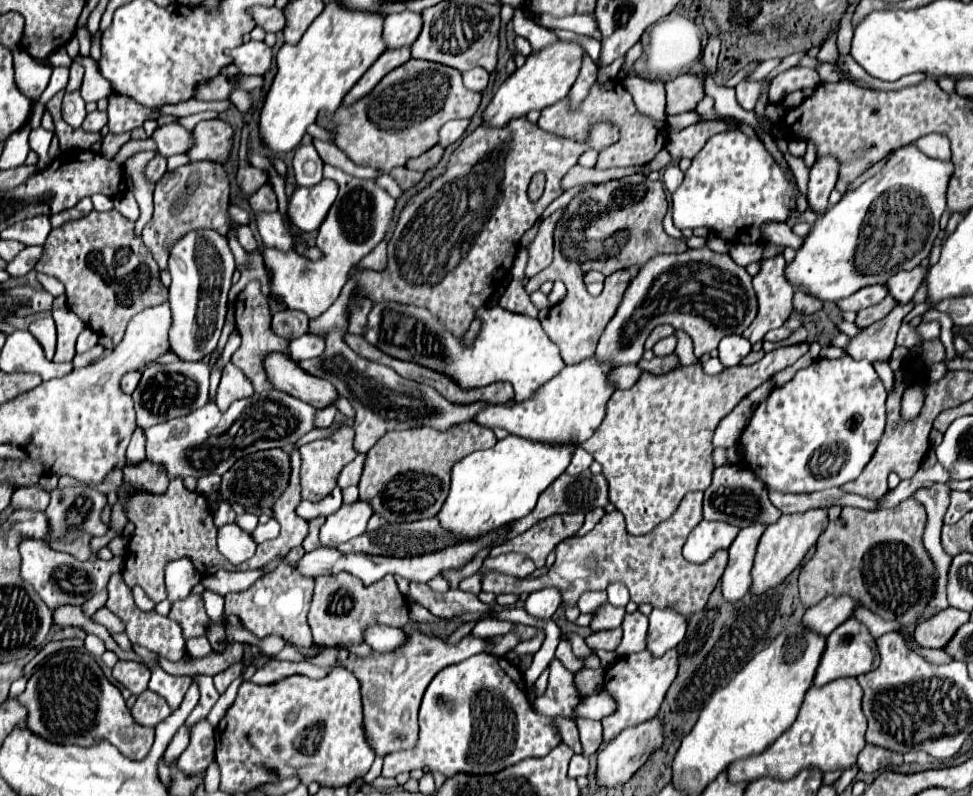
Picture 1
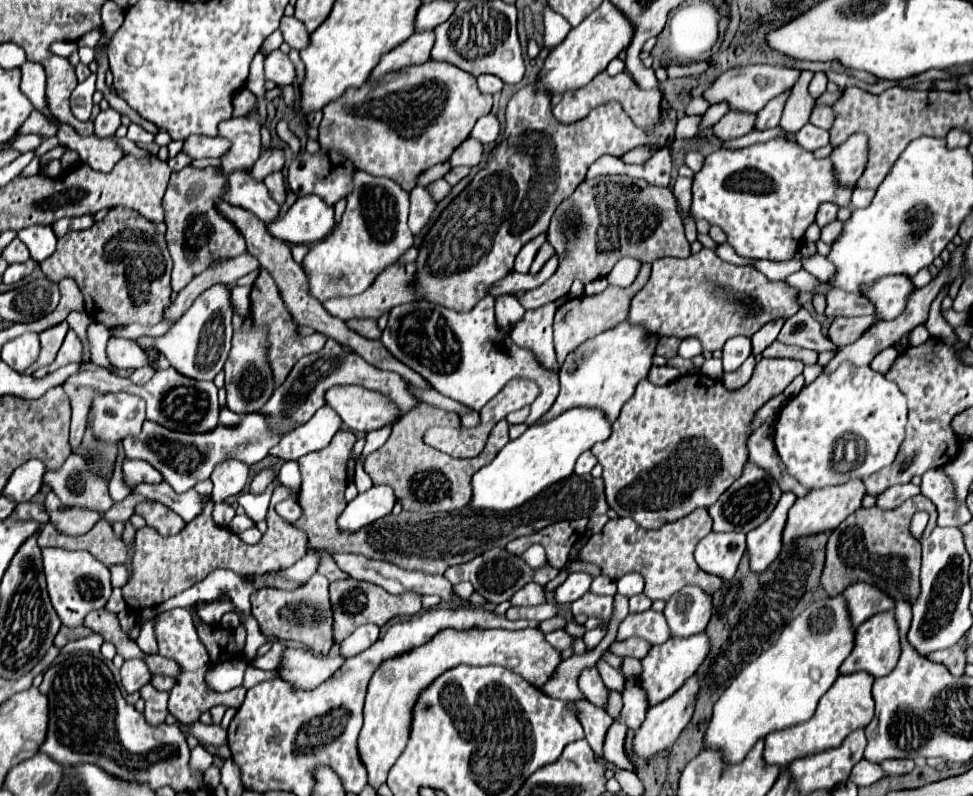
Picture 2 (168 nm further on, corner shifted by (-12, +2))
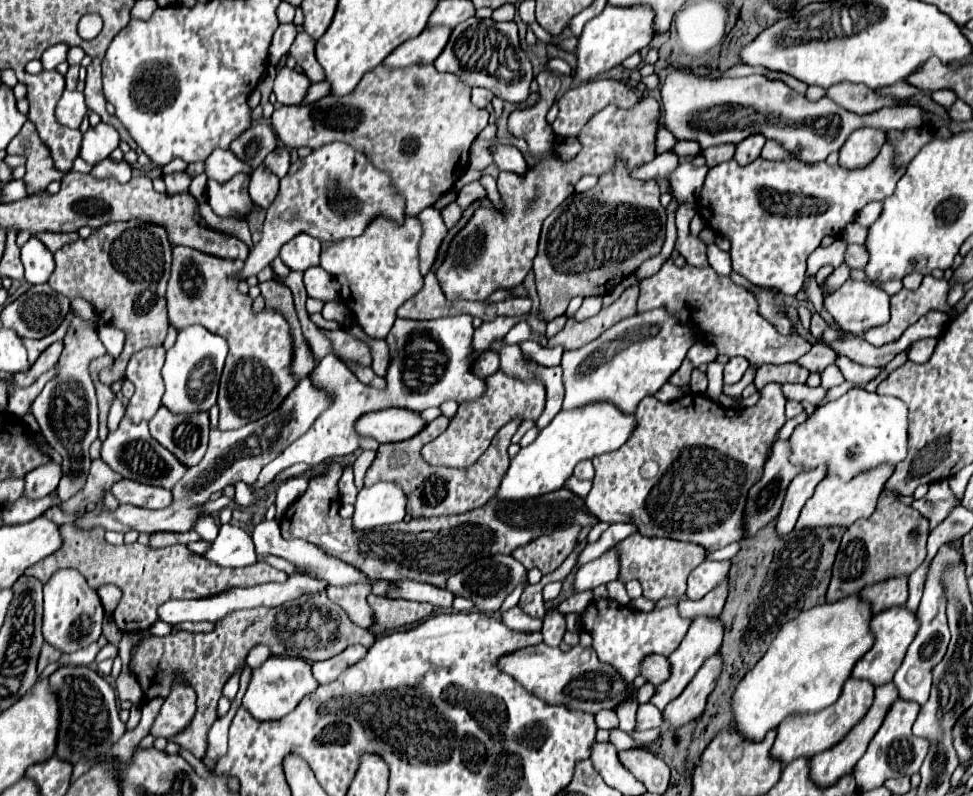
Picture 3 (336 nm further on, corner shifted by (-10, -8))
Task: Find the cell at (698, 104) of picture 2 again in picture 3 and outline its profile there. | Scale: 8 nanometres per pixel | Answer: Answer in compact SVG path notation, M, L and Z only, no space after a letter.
M661 126L656 137L656 154L660 155L663 152L671 149L675 144L677 143L677 140L675 140L673 134L669 132L665 127Z

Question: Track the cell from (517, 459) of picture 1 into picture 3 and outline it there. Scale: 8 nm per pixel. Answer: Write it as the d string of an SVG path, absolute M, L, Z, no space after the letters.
M591 402L583 408L561 410L553 422L539 432L535 442L527 448L521 448L519 454L511 460L511 466L499 486L497 500L535 498L563 488L577 462L621 448L629 440L635 426L635 414L623 414L611 402Z

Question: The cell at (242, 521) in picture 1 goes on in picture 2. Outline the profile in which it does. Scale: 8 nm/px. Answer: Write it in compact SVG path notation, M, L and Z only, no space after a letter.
M245 514L235 515L231 520L228 528L234 533L241 533L249 528L255 527L256 523L248 518Z

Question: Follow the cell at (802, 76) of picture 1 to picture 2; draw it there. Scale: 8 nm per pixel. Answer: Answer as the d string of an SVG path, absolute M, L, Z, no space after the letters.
M781 94L781 98L773 98L771 102L767 102L767 106L757 114L757 122L755 128L757 130L765 130L765 128L775 128L779 126L785 102L787 102L789 94Z

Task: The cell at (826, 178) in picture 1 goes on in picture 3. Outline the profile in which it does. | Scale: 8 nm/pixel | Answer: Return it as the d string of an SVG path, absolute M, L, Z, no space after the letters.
M863 126L851 132L843 148L839 150L839 164L843 168L865 168L881 150L887 140L887 130Z

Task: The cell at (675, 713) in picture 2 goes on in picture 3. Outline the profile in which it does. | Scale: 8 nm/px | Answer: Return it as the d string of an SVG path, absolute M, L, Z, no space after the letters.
M717 652L717 656L711 656L705 660L703 668L699 668L695 678L681 692L681 696L677 696L665 708L665 712L663 712L665 728L677 730L679 726L683 726L703 714L705 704L707 704L707 696L713 692L713 688L717 684L721 664L723 664L723 660L721 660L719 652Z

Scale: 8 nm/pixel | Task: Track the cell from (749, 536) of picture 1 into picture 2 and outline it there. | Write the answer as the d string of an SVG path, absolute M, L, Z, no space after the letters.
M785 492L777 502L777 508L773 510L773 514L761 526L757 526L747 534L749 566L753 574L763 574L781 552L781 532L793 502L795 502L795 496L791 492Z

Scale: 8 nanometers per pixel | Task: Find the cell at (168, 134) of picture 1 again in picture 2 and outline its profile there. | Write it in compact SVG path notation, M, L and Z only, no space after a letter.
M193 134L183 142L183 152L191 158L219 158L227 150L229 142L225 138L201 138Z

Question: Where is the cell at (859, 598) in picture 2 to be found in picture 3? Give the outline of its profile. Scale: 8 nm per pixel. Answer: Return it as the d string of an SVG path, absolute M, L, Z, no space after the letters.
M893 576L893 578L887 578L879 584L873 584L873 586L867 586L861 596L865 600L871 600L873 606L873 612L881 612L883 608L891 608L891 606L899 606L899 604L905 604L907 602L907 596L909 596L909 588L907 588L907 576Z

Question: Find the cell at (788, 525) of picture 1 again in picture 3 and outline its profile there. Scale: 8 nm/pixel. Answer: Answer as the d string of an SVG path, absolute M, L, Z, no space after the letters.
M879 464L879 468L861 472L861 476L855 476L849 482L843 482L839 476L825 476L817 484L811 500L807 500L805 508L801 510L795 528L801 530L801 528L817 528L817 526L849 526L859 518L871 516L877 506L877 498L885 482L891 478L893 470L895 470L893 464Z

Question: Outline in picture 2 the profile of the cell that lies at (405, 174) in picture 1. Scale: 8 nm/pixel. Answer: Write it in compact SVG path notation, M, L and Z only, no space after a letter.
M441 178L441 180L435 180L435 182L431 182L429 186L427 186L427 192L431 194L431 198L437 202L437 200L441 200L447 192L451 190L451 186Z

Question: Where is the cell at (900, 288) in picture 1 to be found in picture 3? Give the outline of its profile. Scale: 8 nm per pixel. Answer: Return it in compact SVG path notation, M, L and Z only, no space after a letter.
M849 278L825 298L825 308L843 332L861 336L865 330L889 320L889 294L869 282Z

